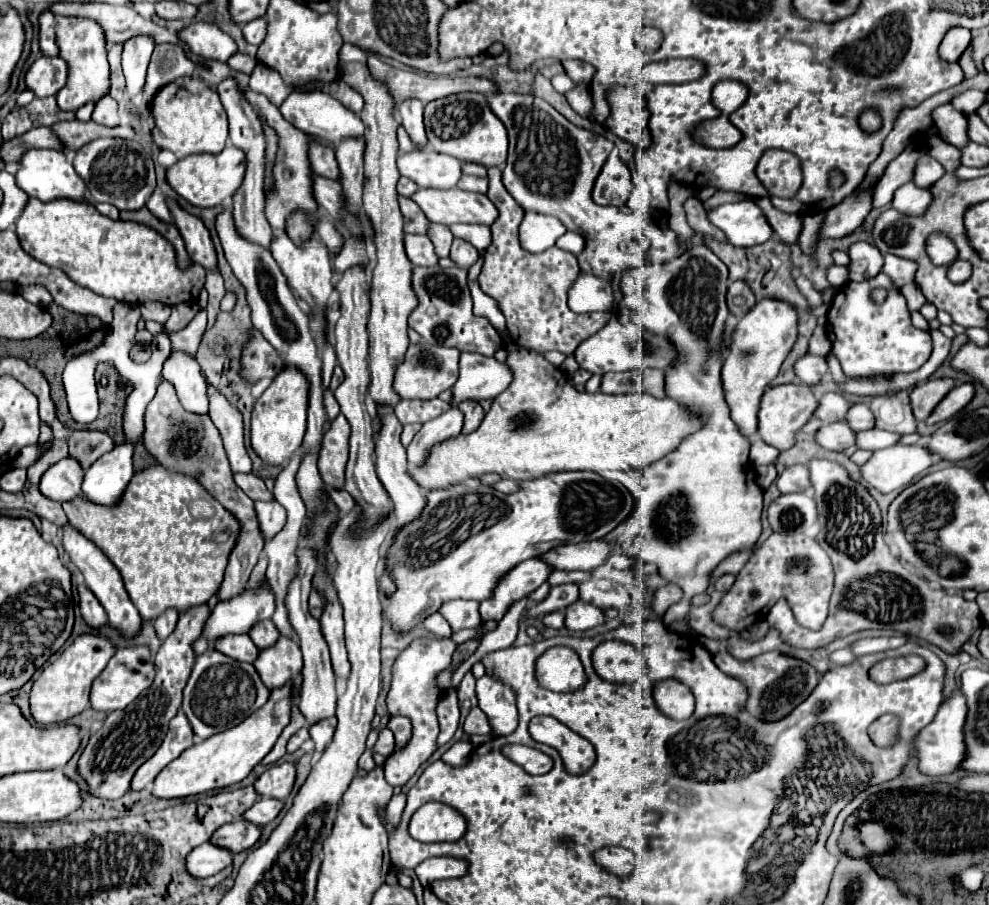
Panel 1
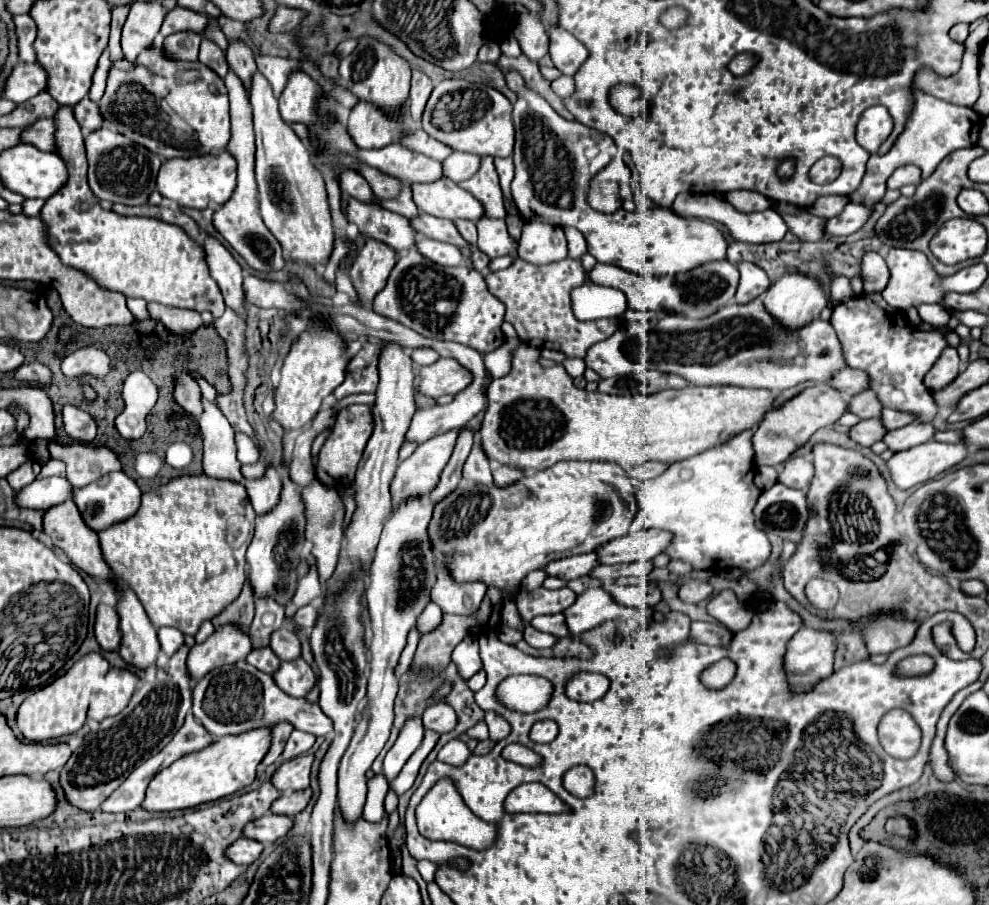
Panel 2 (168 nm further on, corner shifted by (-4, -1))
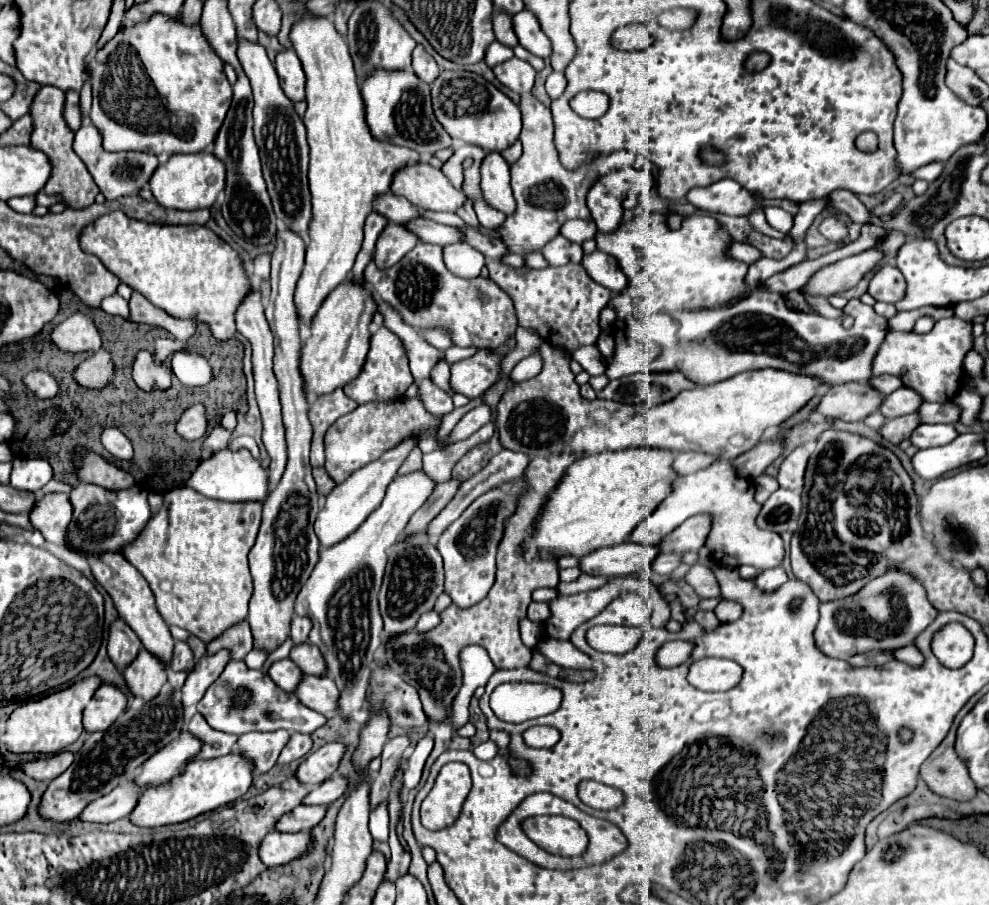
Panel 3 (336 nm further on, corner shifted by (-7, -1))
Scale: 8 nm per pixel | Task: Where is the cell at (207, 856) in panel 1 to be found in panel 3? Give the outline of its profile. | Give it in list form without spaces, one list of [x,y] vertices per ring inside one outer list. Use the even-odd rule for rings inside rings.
[[[272,830],[260,846],[260,858],[266,866],[276,868],[276,866],[284,866],[284,864],[308,854],[310,846],[312,846],[310,832],[286,834],[286,832]]]

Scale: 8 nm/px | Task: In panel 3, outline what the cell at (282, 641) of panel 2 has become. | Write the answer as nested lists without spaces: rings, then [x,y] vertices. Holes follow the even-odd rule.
[[[300,644],[294,646],[290,652],[290,658],[298,664],[298,668],[304,674],[312,674],[312,676],[322,676],[326,674],[326,664],[324,664],[324,656],[320,656],[320,650],[314,644]]]

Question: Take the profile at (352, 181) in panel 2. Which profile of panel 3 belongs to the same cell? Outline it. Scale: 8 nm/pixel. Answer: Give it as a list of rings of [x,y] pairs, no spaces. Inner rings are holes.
[[[392,192],[376,198],[374,210],[380,212],[382,216],[386,216],[390,222],[398,222],[398,224],[406,224],[406,222],[422,216],[420,208],[416,208],[414,204],[410,204],[408,200],[400,198],[400,196],[394,196]]]

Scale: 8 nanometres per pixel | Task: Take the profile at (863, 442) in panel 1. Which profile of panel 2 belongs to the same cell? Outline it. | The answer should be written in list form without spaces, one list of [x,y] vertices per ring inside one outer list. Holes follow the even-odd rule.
[[[907,424],[905,428],[897,428],[891,430],[883,436],[883,442],[887,444],[889,450],[893,452],[901,452],[901,450],[909,450],[917,444],[929,442],[935,434],[935,428],[931,424]]]

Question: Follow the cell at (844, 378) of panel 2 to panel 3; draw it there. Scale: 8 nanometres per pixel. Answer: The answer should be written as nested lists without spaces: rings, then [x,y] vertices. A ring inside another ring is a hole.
[[[884,374],[884,376],[874,376],[874,378],[870,380],[870,384],[872,384],[880,394],[884,392],[884,396],[886,396],[886,394],[892,394],[892,392],[898,390],[898,388],[902,388],[902,380],[896,378],[896,376],[888,376],[888,374]]]

